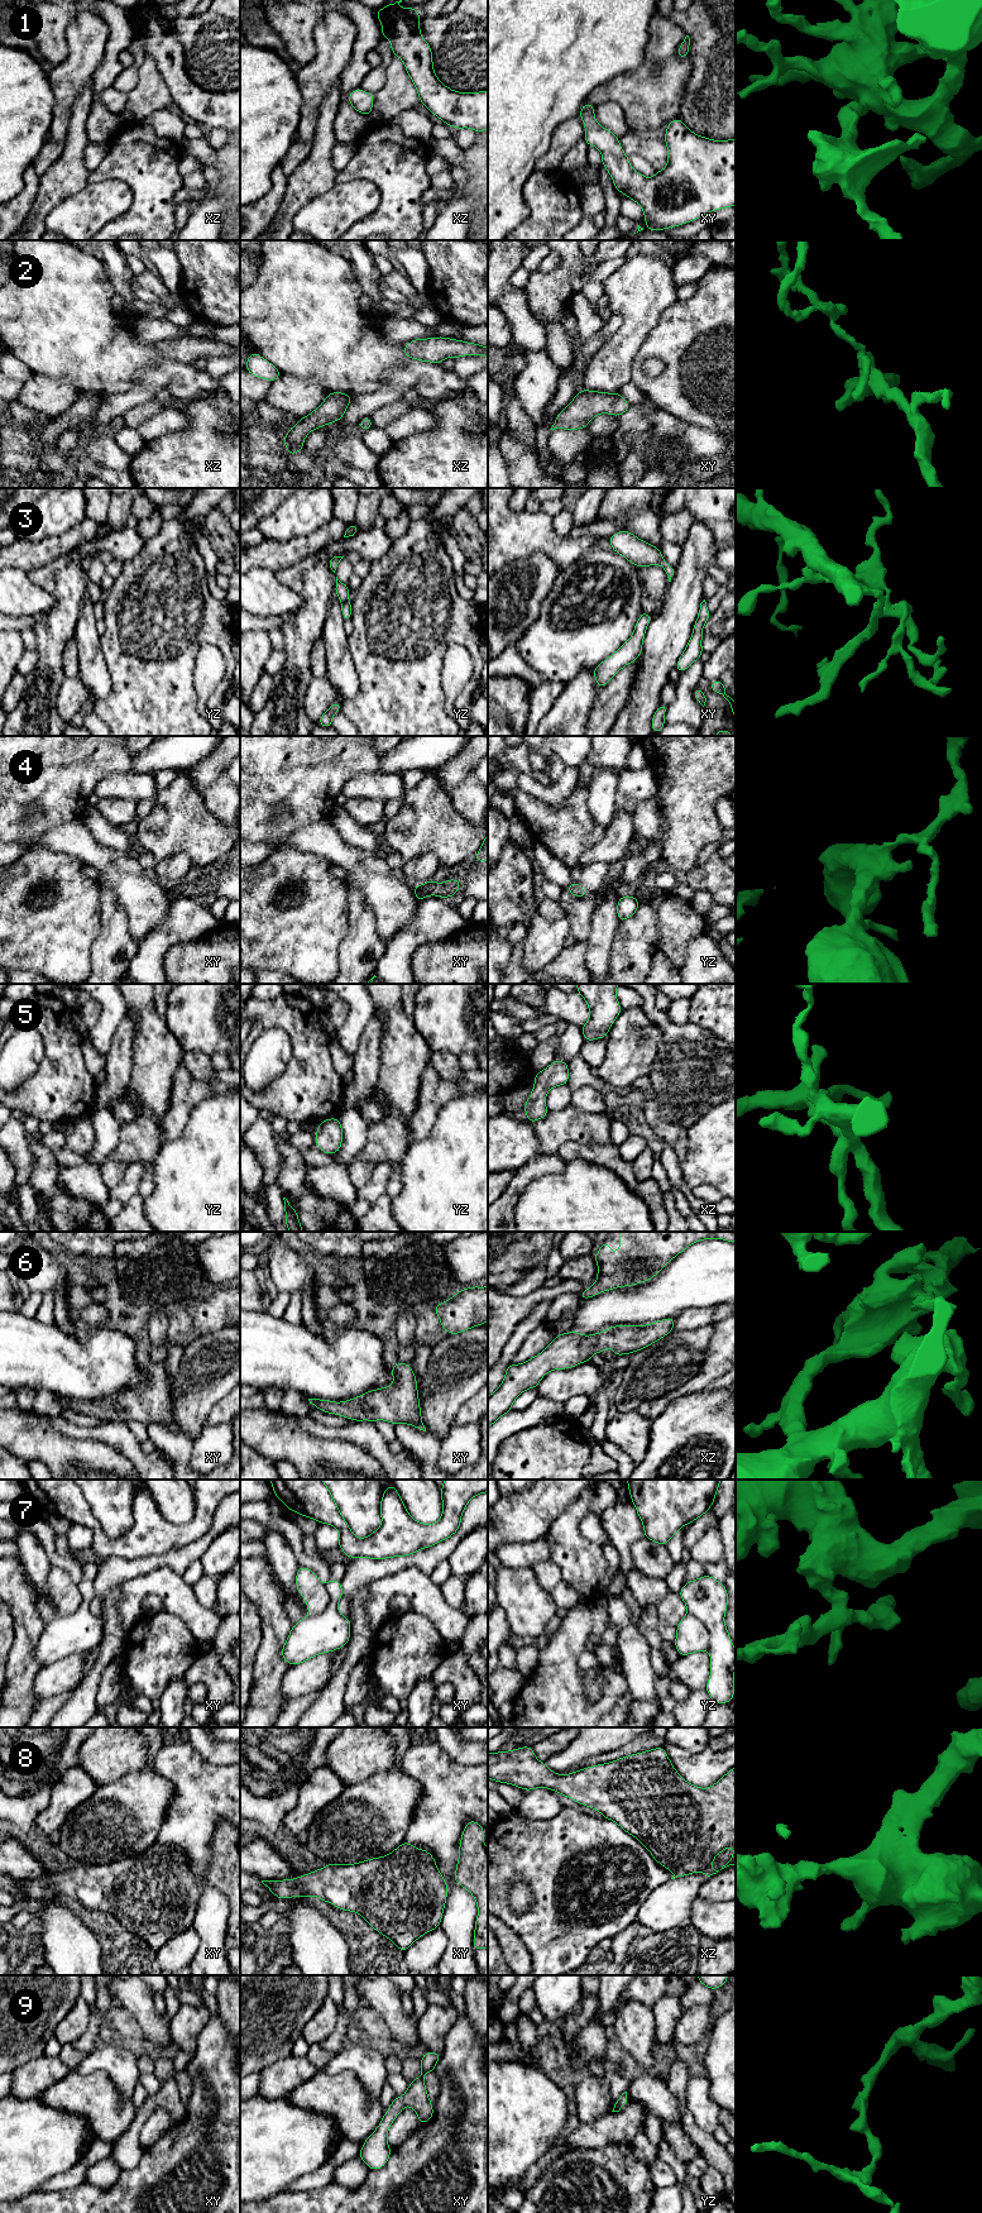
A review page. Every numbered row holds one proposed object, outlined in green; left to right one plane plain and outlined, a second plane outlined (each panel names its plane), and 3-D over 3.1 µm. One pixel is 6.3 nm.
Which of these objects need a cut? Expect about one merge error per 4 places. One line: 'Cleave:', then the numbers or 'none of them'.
Cleave: 7

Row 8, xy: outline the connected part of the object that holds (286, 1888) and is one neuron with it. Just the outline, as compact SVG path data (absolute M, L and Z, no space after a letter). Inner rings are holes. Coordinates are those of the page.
M407 1841L384 1856L354 1864L326 1864L296 1879L262 1883L276 1898L315 1896L339 1910L356 1912L403 1952L421 1936L440 1927L449 1892L433 1856Z

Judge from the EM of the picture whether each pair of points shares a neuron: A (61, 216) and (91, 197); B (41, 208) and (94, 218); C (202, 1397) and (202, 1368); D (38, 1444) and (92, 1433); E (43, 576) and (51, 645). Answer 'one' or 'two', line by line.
A: one
B: two
C: one
D: two
E: one

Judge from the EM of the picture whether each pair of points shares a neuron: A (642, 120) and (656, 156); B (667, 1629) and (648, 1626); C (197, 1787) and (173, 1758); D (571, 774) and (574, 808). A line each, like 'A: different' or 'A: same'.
A: different
B: different
C: same
D: different

